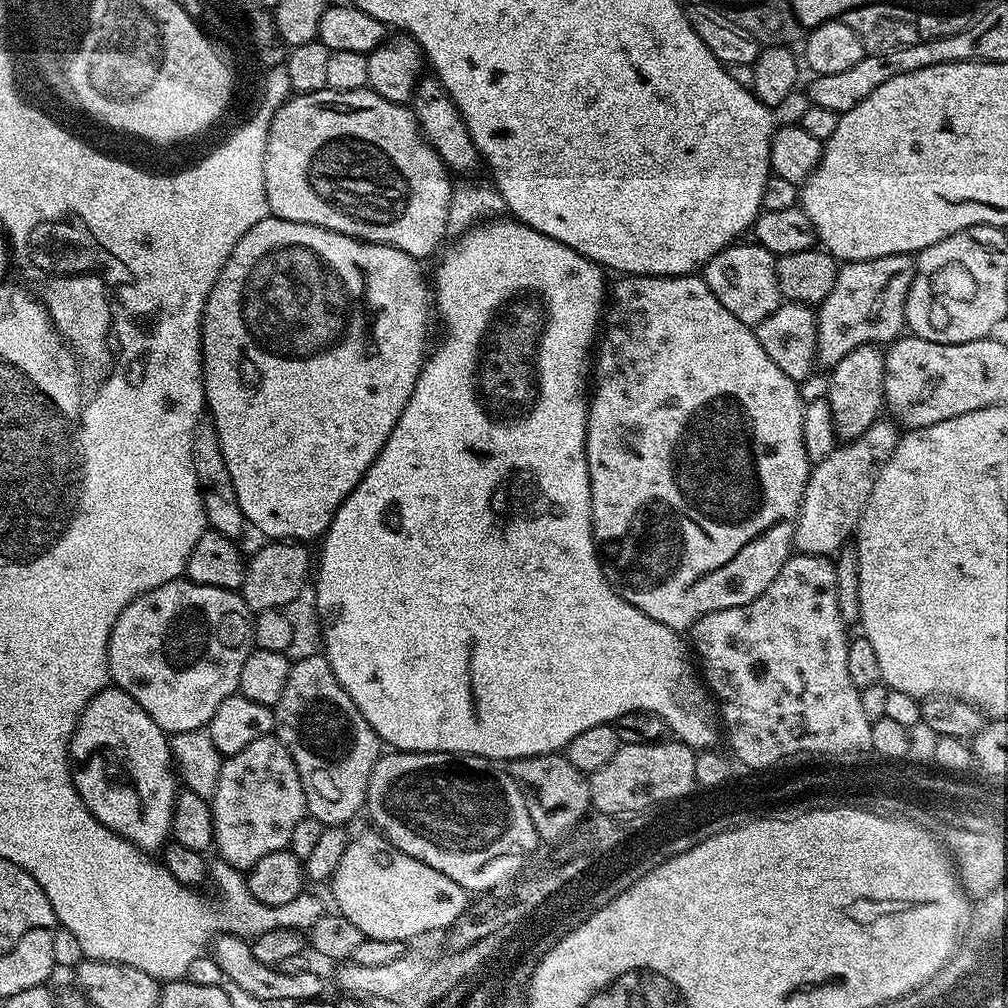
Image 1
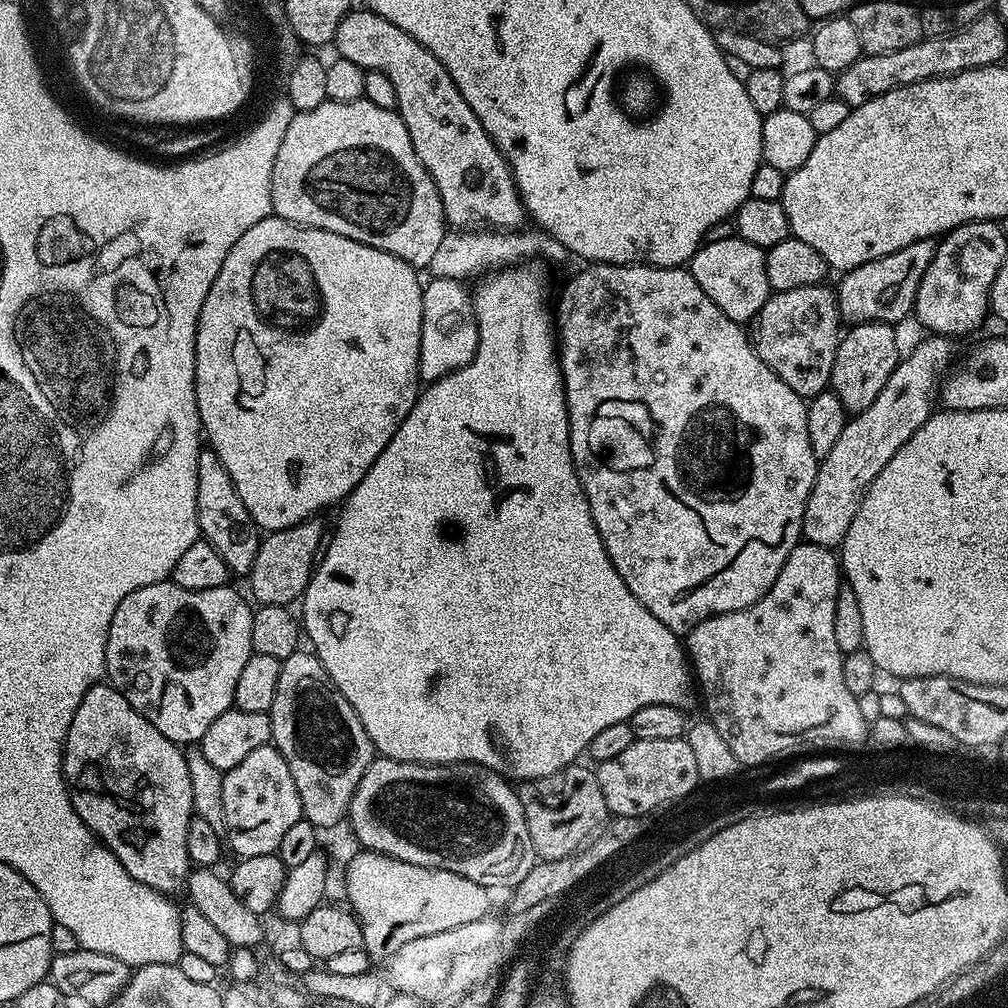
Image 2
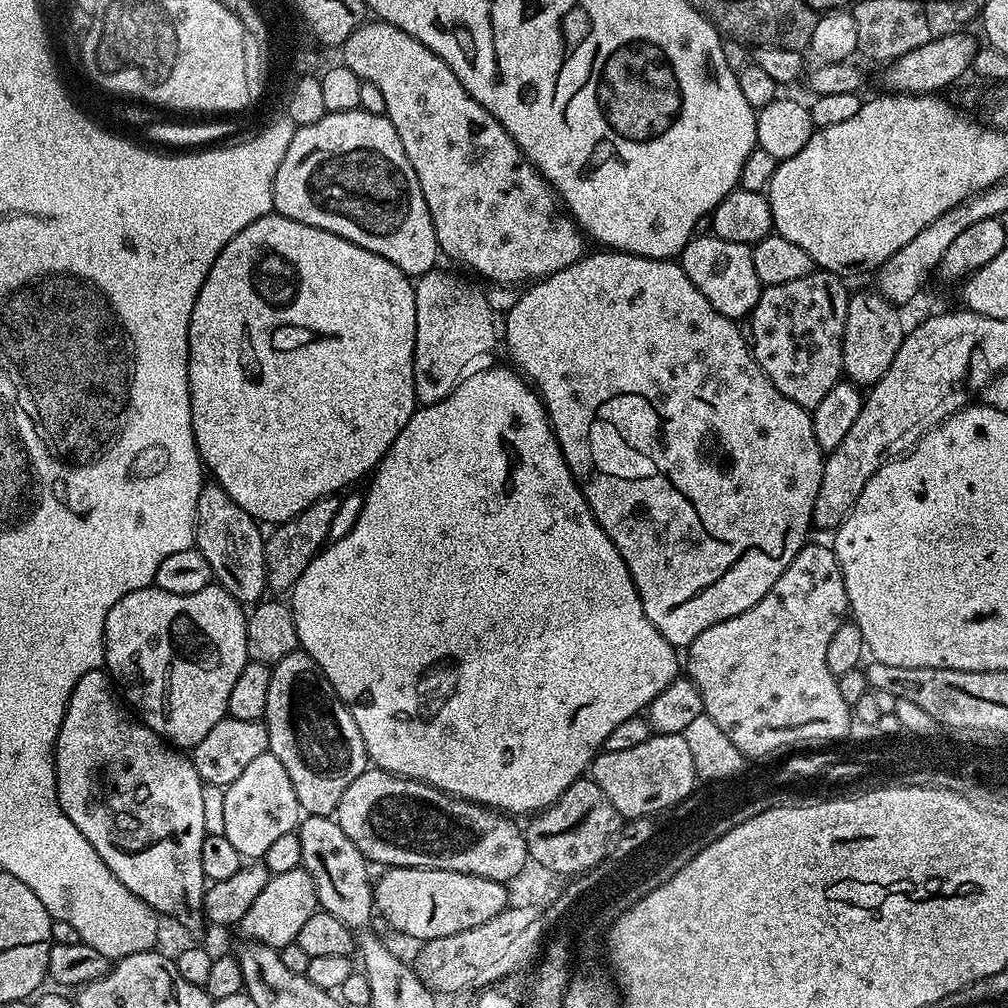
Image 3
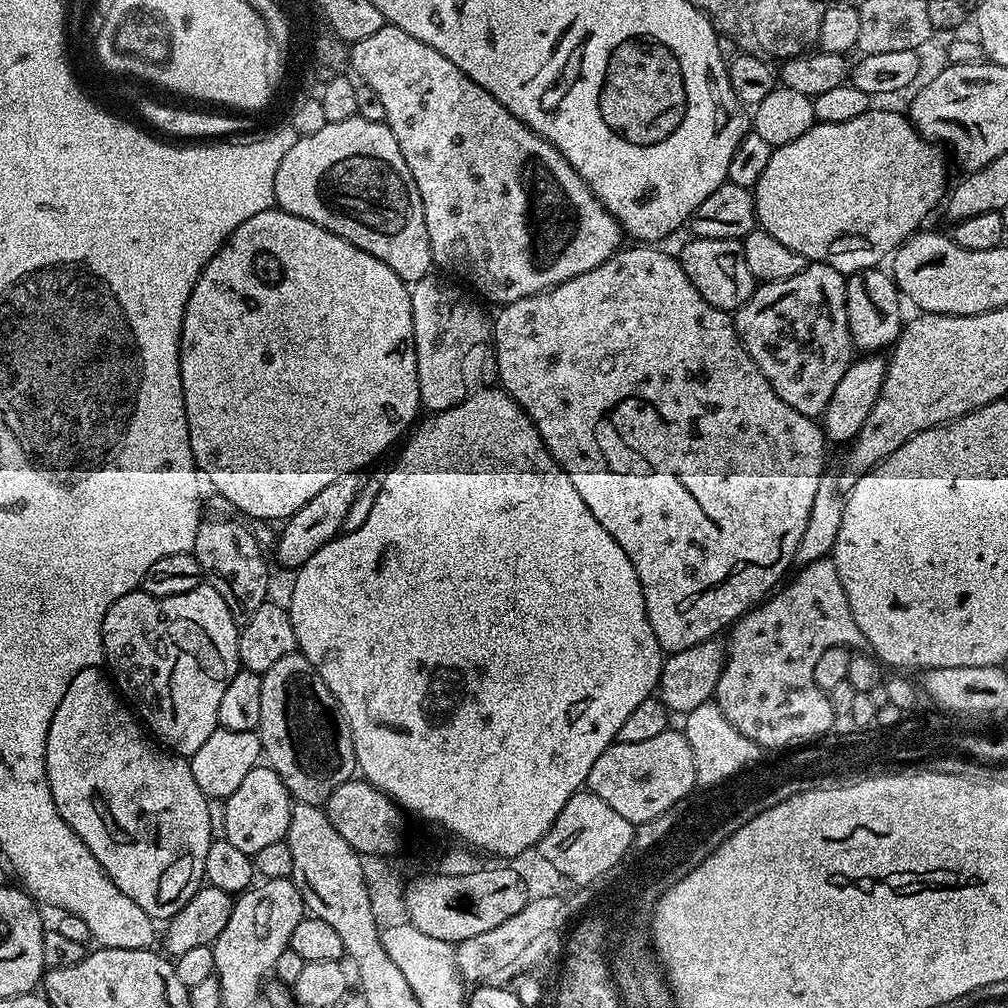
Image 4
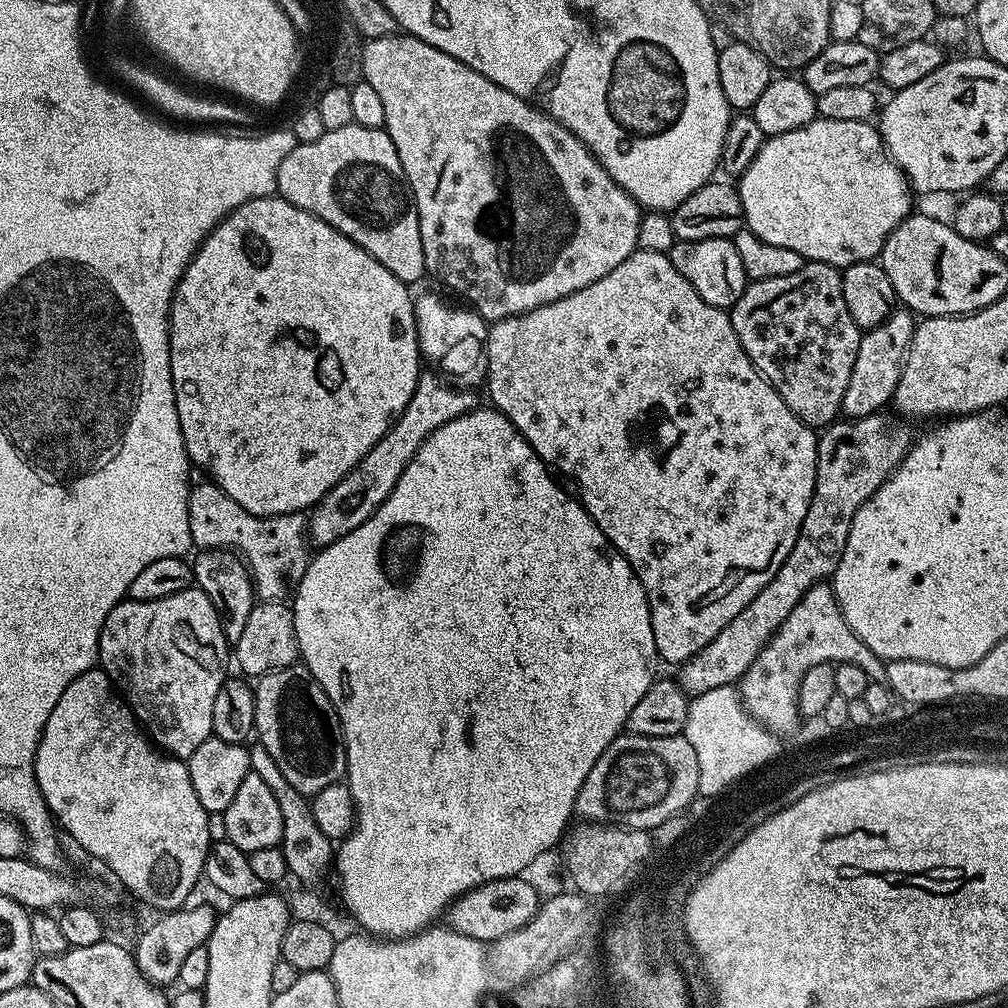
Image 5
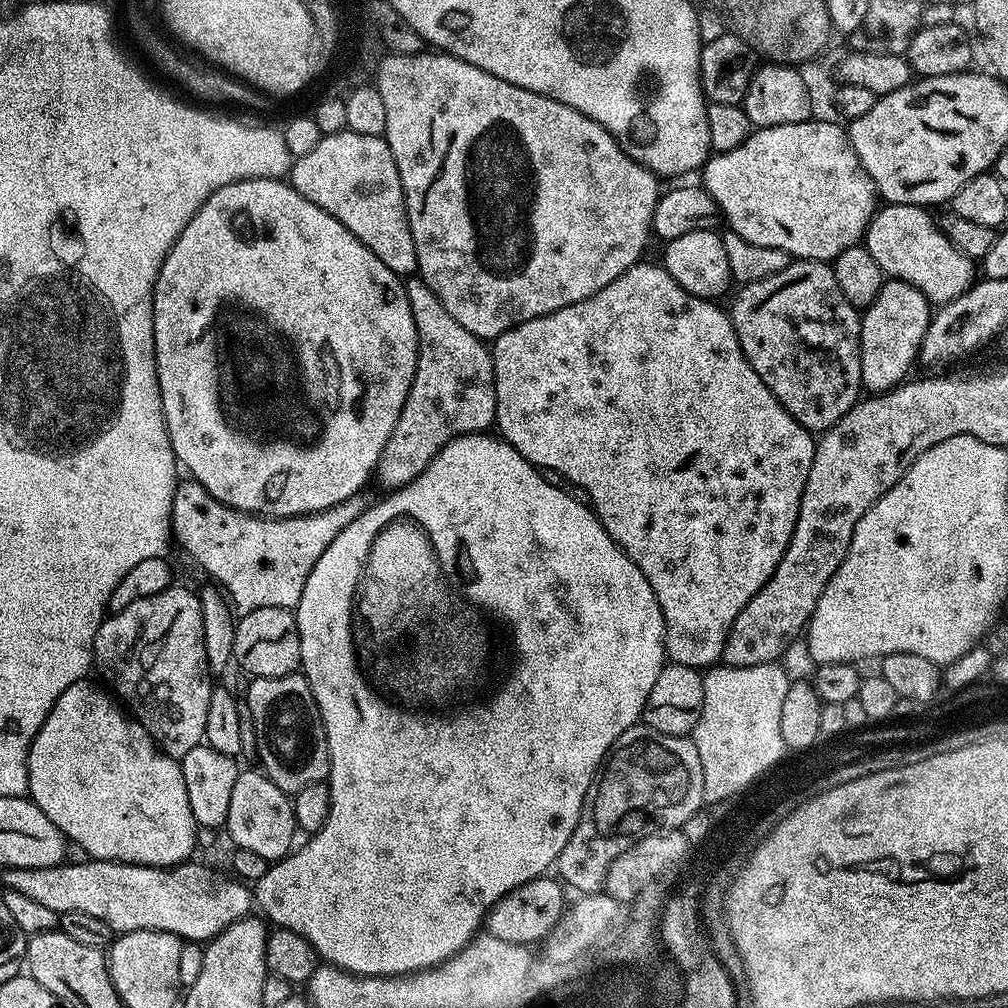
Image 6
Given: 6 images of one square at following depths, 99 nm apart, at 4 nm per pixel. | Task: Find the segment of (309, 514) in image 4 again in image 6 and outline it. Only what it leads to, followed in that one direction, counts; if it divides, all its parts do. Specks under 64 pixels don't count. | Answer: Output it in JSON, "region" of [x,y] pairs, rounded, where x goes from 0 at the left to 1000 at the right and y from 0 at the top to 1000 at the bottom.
{"region":[[[416,276],[404,279],[407,312],[413,320],[413,370],[395,419],[371,463],[371,475],[381,486],[403,482],[453,433],[489,424],[492,415],[490,363],[485,342],[466,331],[435,300],[431,288]]]}

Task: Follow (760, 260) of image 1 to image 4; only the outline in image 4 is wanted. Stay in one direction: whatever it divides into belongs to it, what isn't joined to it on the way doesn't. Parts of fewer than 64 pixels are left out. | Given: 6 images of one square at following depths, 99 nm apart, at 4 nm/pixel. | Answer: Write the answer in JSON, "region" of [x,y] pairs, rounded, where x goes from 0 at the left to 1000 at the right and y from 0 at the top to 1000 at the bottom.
{"region":[[[687,236],[676,250],[673,257],[677,268],[681,268],[681,276],[704,300],[704,304],[715,306],[717,310],[729,311],[746,294],[747,286],[752,279],[744,272],[744,264],[740,264],[740,252],[737,241],[733,238],[717,238],[716,236]]]}

